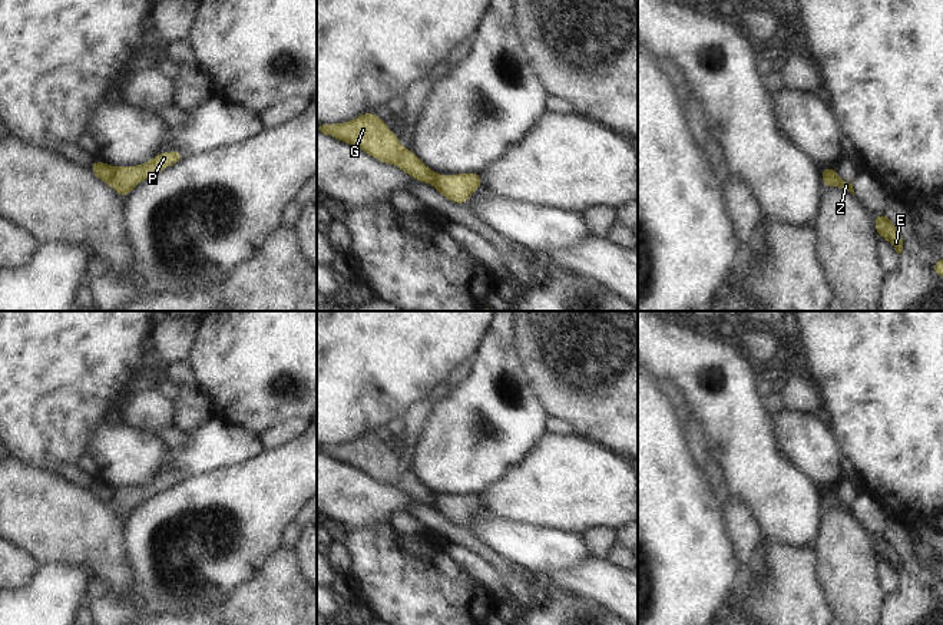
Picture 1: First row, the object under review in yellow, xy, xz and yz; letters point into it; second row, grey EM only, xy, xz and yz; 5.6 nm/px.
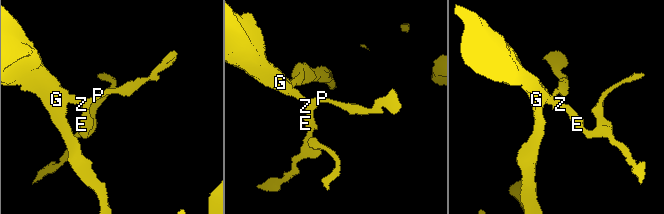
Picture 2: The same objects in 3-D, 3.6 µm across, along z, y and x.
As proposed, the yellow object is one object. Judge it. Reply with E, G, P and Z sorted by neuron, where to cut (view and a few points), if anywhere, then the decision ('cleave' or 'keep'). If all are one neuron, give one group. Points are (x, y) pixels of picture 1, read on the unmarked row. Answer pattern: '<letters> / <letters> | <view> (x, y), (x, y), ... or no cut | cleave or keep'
E P Z / G | xy (115, 489), (109, 505) | cleave

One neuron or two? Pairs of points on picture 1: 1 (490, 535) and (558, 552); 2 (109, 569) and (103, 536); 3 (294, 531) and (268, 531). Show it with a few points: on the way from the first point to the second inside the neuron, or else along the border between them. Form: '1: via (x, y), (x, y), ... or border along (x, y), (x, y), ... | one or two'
1: via (508, 539), (541, 549) | one
2: via (106, 561), (103, 545) | one
3: border along (293, 521), (285, 528), (281, 544) | two

